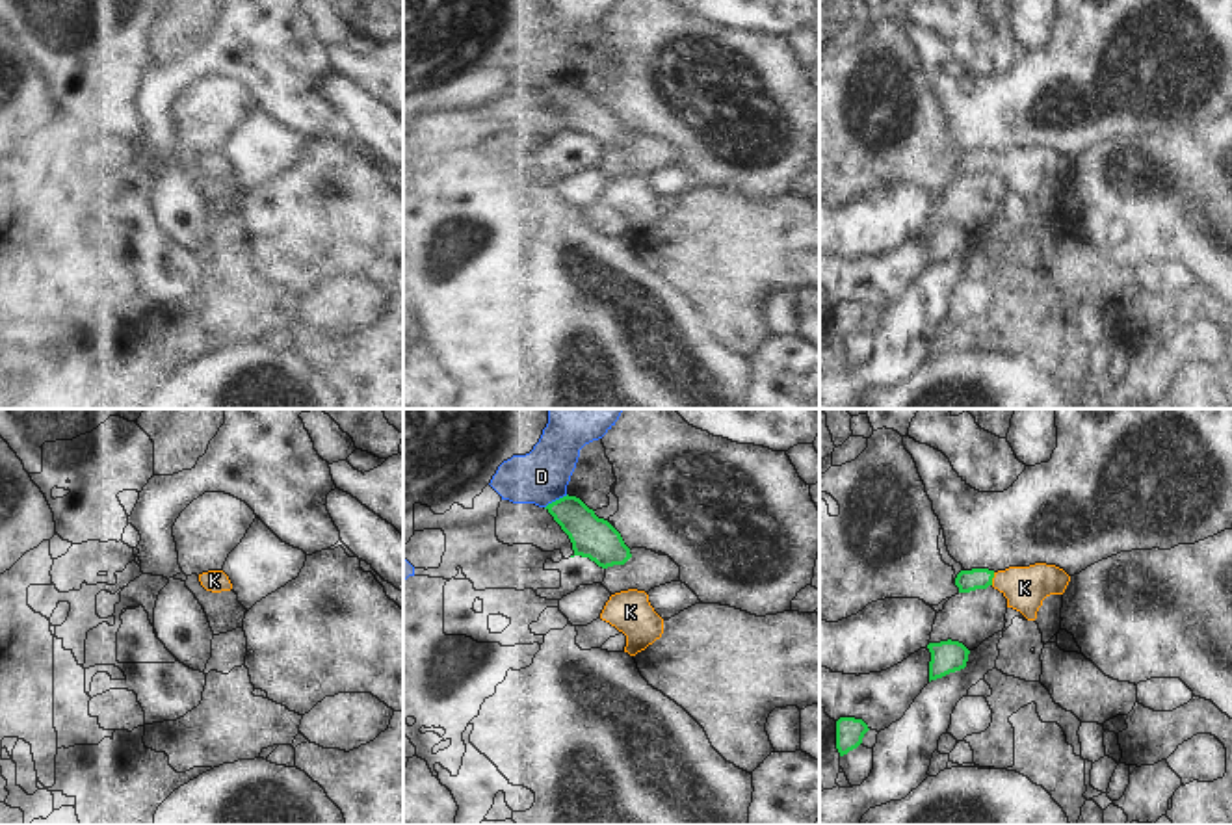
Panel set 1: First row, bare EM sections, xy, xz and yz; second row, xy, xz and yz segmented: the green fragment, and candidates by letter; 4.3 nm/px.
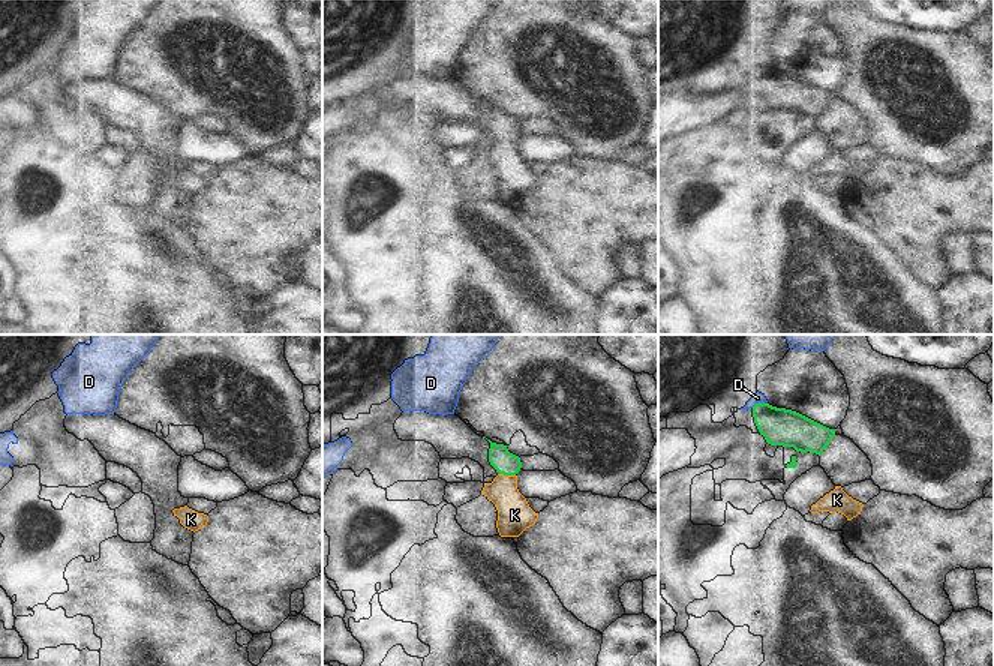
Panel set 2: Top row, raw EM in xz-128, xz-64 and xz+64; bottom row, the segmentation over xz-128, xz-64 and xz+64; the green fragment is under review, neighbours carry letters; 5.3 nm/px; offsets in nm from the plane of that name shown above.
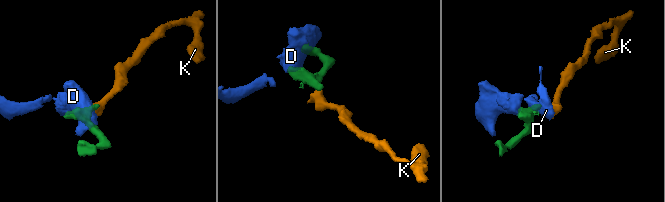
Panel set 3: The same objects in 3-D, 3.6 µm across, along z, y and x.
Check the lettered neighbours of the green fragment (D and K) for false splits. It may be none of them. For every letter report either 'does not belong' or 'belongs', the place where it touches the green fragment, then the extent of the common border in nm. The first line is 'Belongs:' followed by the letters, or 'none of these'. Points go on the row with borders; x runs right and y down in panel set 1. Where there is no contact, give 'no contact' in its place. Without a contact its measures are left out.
Belongs: K
D: does not belong; contact xz (556, 500); length 120 nm
K: belongs; contact yz (993, 576); length 60 nm

